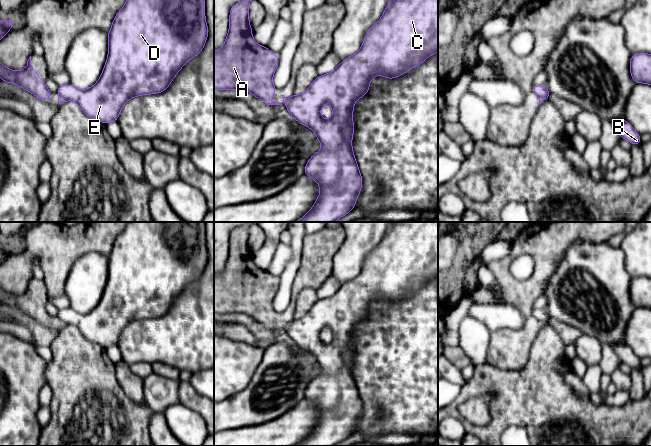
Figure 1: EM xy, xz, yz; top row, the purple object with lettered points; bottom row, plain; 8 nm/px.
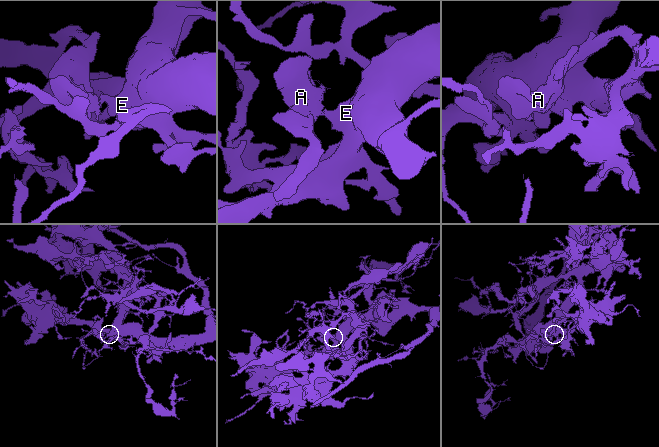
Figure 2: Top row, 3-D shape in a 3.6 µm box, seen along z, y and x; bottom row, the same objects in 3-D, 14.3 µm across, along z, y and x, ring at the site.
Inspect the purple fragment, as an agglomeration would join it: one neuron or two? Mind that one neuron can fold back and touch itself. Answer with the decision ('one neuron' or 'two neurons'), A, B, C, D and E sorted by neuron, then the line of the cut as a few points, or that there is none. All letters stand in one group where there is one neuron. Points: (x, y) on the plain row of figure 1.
two neurons; groups A / B C D E; cut xy (60, 320), (65, 324)

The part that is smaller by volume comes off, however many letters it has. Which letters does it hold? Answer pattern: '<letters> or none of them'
A

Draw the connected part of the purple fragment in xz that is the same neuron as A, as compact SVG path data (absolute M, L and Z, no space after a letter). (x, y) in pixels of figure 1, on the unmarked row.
M248 222L231 230L229 256L225 267L219 275L214 275L214 313L246 314L267 329L282 329L272 326L272 318L278 314L272 303L279 288L279 280L257 268L252 261L249 247L249 228L252 224Z

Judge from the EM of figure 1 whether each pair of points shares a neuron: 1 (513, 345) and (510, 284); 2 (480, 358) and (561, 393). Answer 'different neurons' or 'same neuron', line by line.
1: same neuron
2: different neurons

